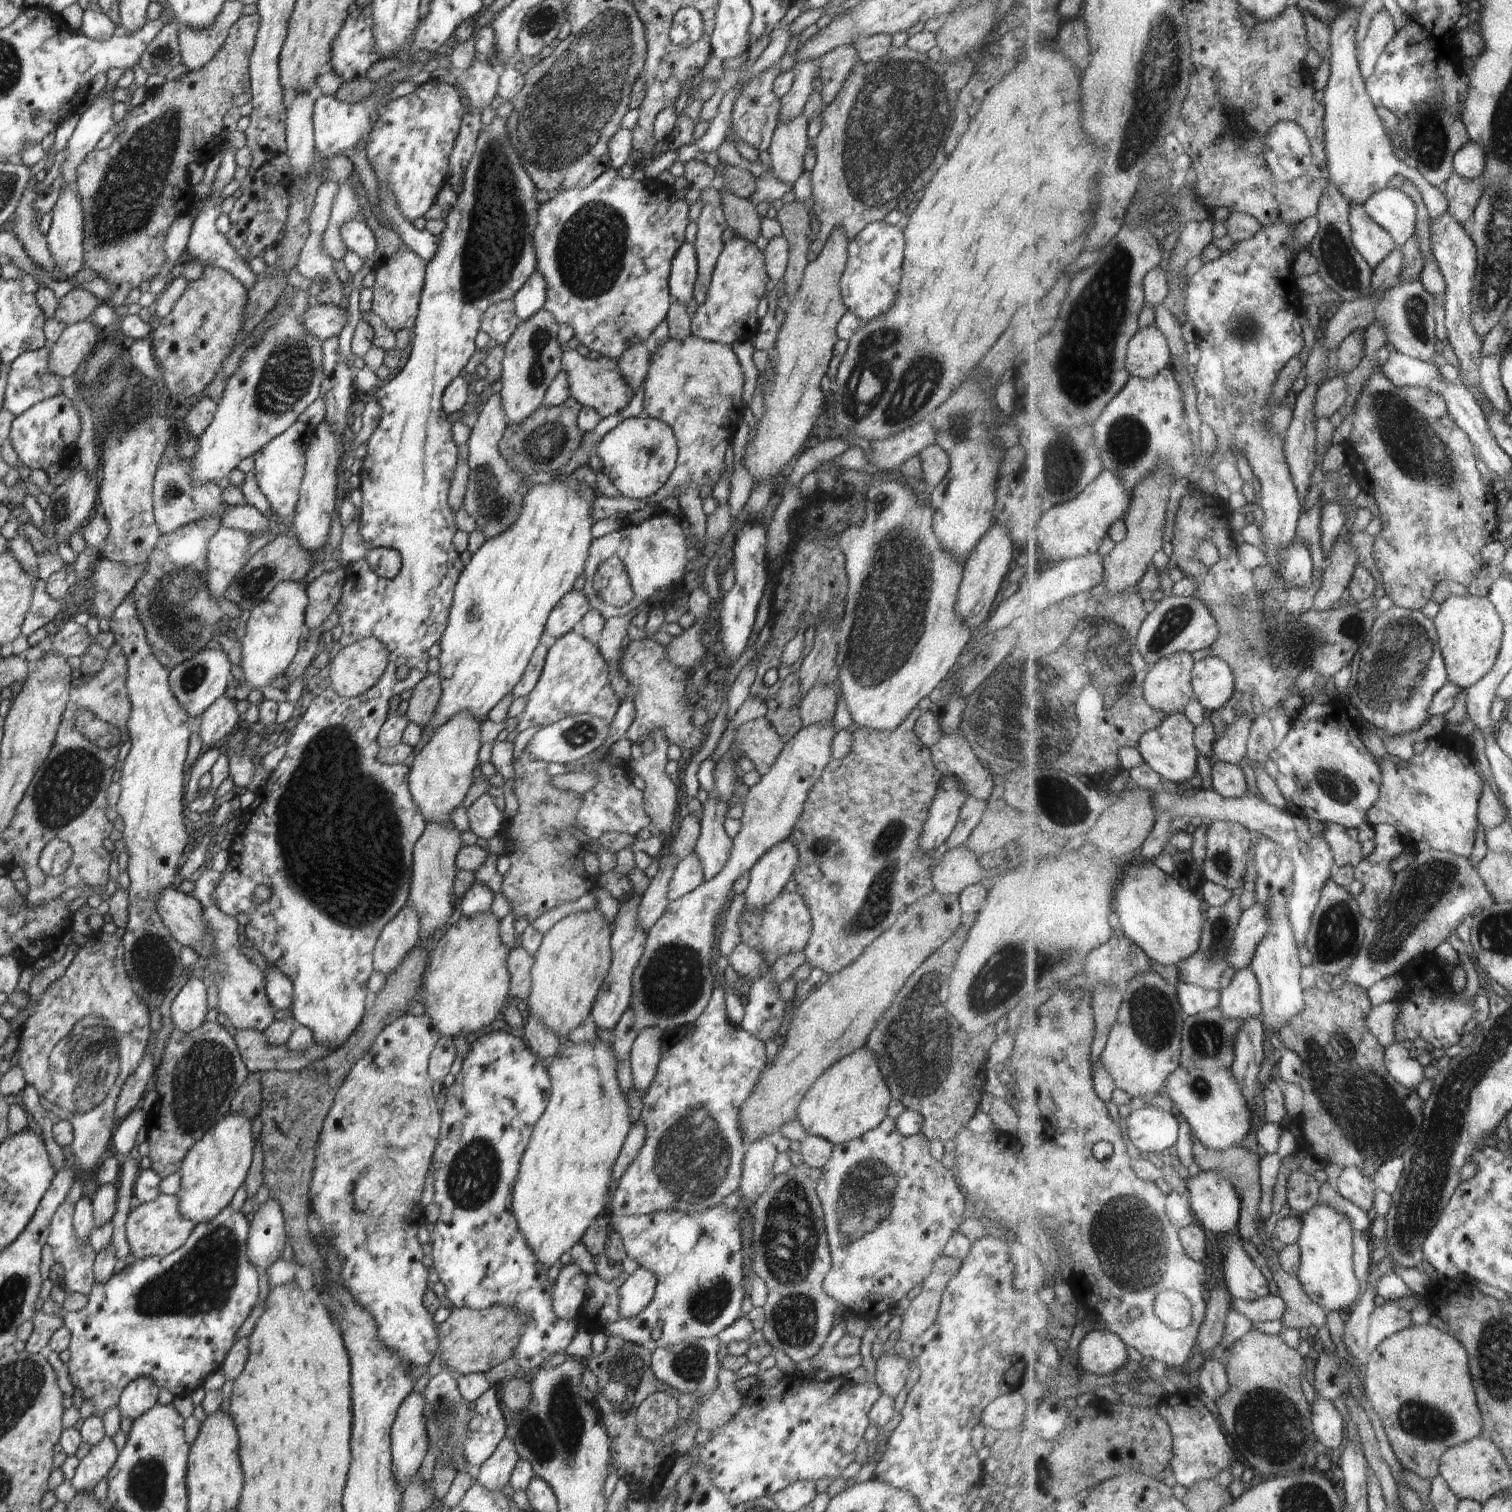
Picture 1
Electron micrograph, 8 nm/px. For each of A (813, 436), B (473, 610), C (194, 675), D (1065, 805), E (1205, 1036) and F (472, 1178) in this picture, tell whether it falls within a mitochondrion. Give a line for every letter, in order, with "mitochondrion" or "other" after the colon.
A: other
B: mitochondrion
C: mitochondrion
D: mitochondrion
E: mitochondrion
F: mitochondrion

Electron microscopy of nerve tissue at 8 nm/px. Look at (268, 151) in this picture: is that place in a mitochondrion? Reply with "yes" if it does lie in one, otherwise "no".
no

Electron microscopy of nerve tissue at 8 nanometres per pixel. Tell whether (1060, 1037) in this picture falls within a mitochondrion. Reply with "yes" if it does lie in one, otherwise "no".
no

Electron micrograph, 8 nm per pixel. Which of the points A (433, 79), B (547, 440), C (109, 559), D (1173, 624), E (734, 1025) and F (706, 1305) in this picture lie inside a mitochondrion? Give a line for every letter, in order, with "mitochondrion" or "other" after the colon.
A: other
B: mitochondrion
C: other
D: mitochondrion
E: other
F: mitochondrion

